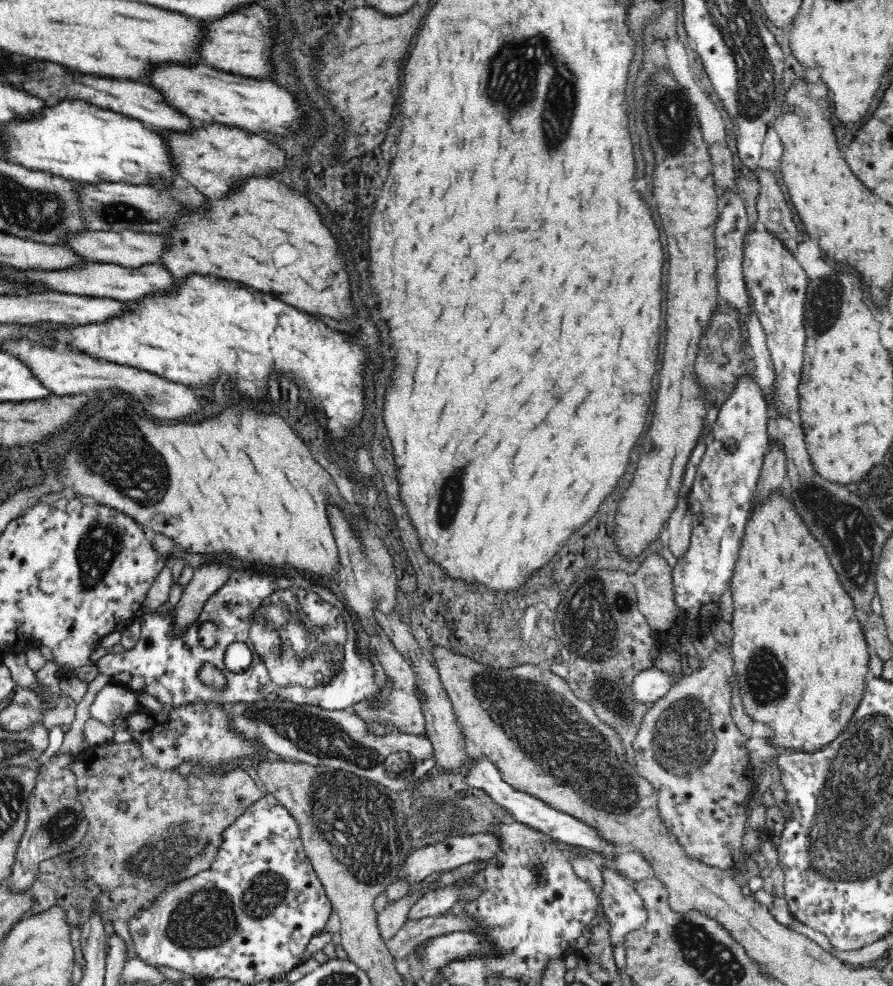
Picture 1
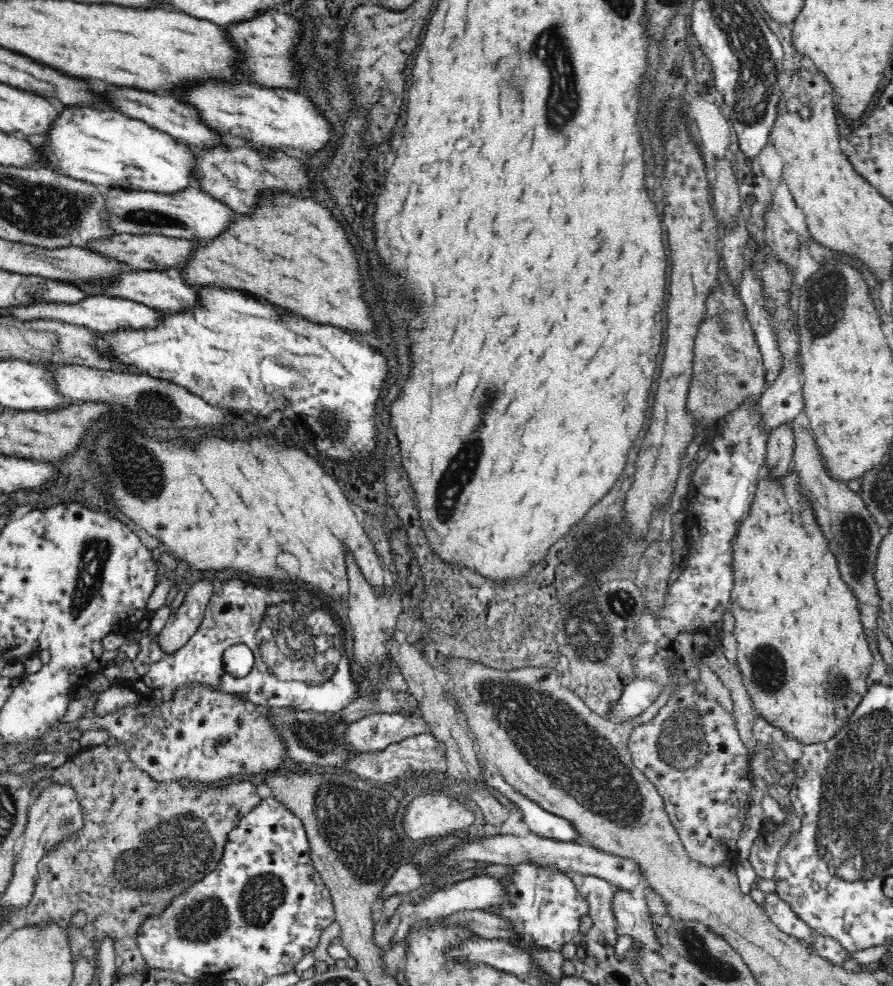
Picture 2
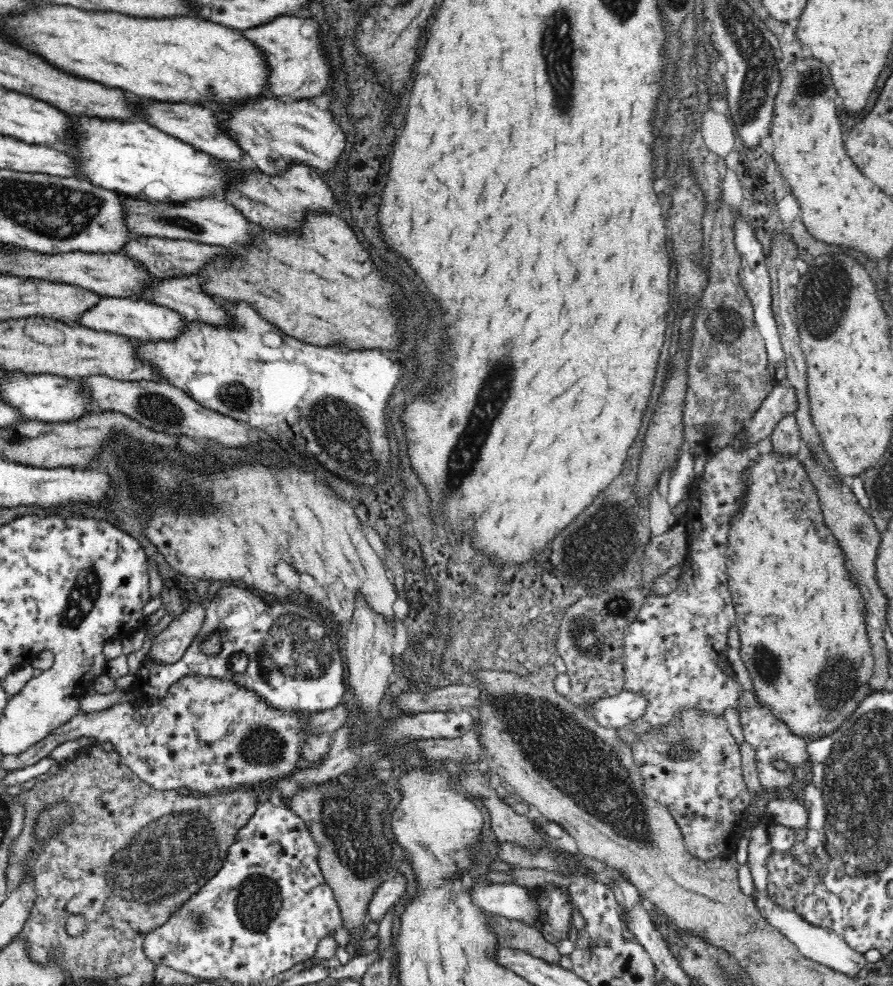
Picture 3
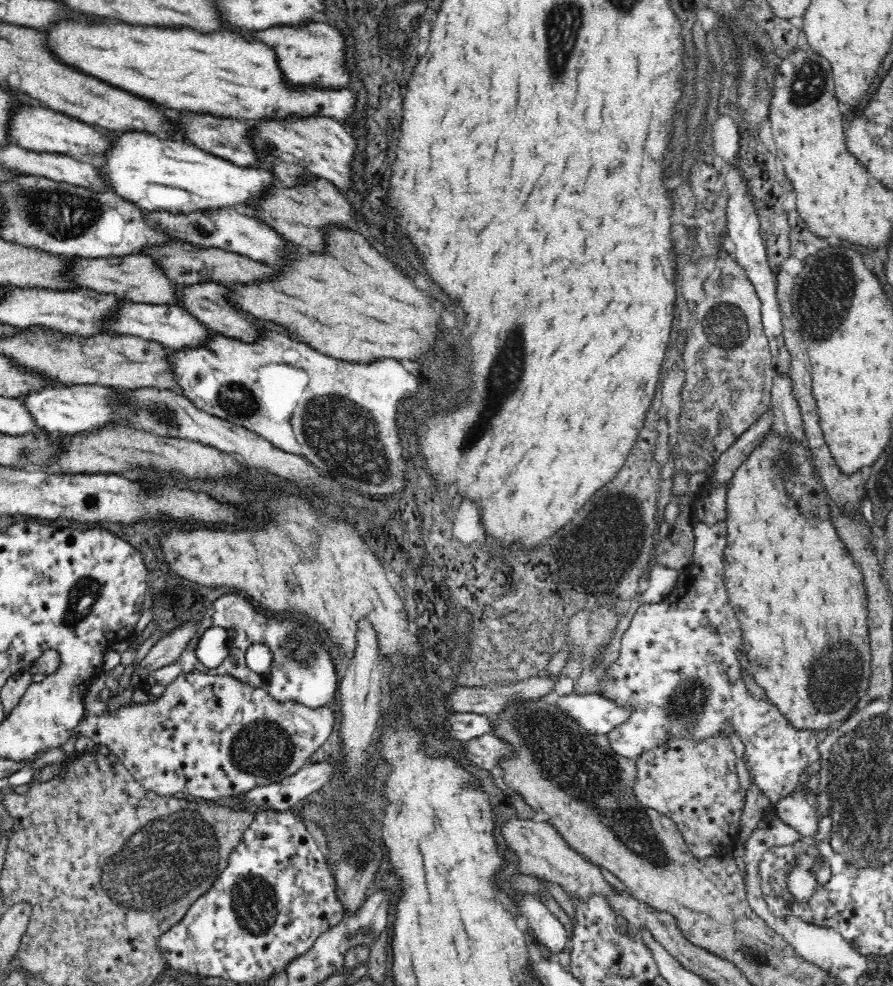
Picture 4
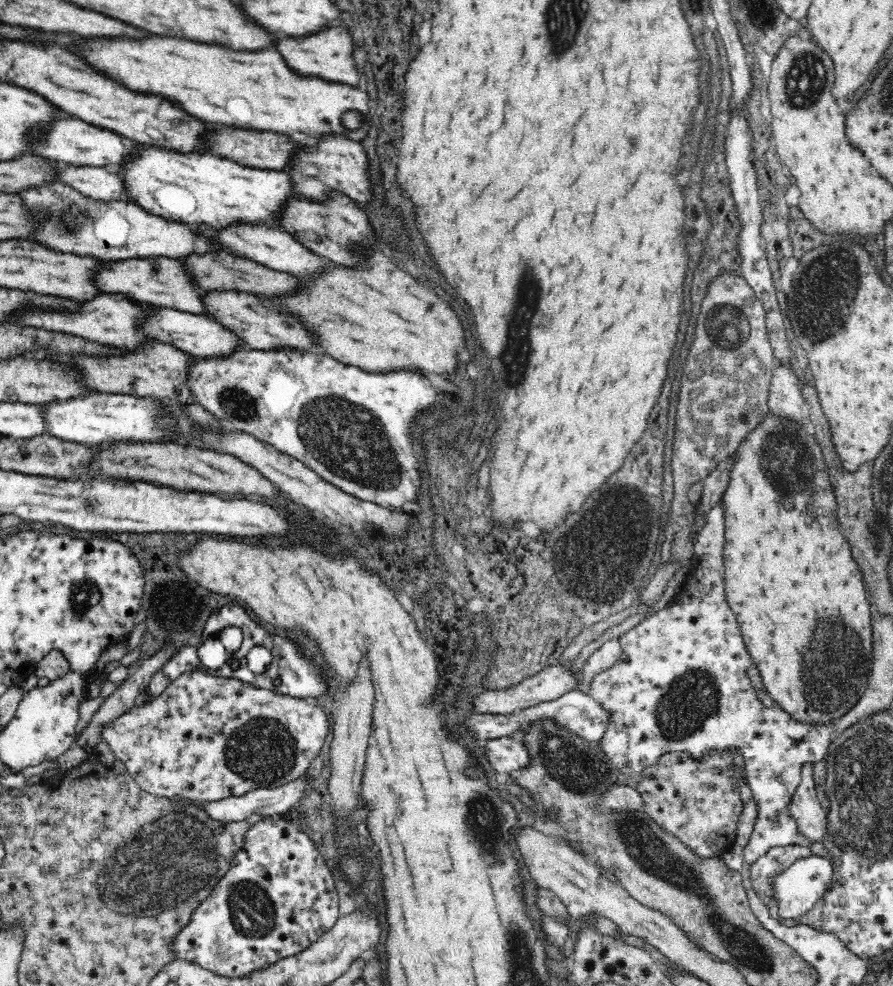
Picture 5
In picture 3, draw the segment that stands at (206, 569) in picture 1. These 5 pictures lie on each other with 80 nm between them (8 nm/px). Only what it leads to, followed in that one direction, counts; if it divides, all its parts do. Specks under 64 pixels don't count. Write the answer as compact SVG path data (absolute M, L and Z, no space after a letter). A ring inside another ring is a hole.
M198 605L188 608L186 612L181 614L181 617L178 620L171 622L166 630L160 632L160 634L155 637L146 654L146 659L150 659L154 664L172 664L173 662L180 660L180 657L186 652L186 649L192 644L192 641L197 637L197 634L201 630L201 627L205 622L205 614L205 606Z

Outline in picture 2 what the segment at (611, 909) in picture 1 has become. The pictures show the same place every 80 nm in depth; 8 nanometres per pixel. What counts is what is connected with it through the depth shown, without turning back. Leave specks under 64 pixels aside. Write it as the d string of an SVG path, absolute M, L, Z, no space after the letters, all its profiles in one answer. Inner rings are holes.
M616 889L613 904L616 932L620 936L628 934L642 947L646 947L648 951L659 953L661 942L659 942L659 938L655 933L647 901L641 896L622 891L622 889Z

